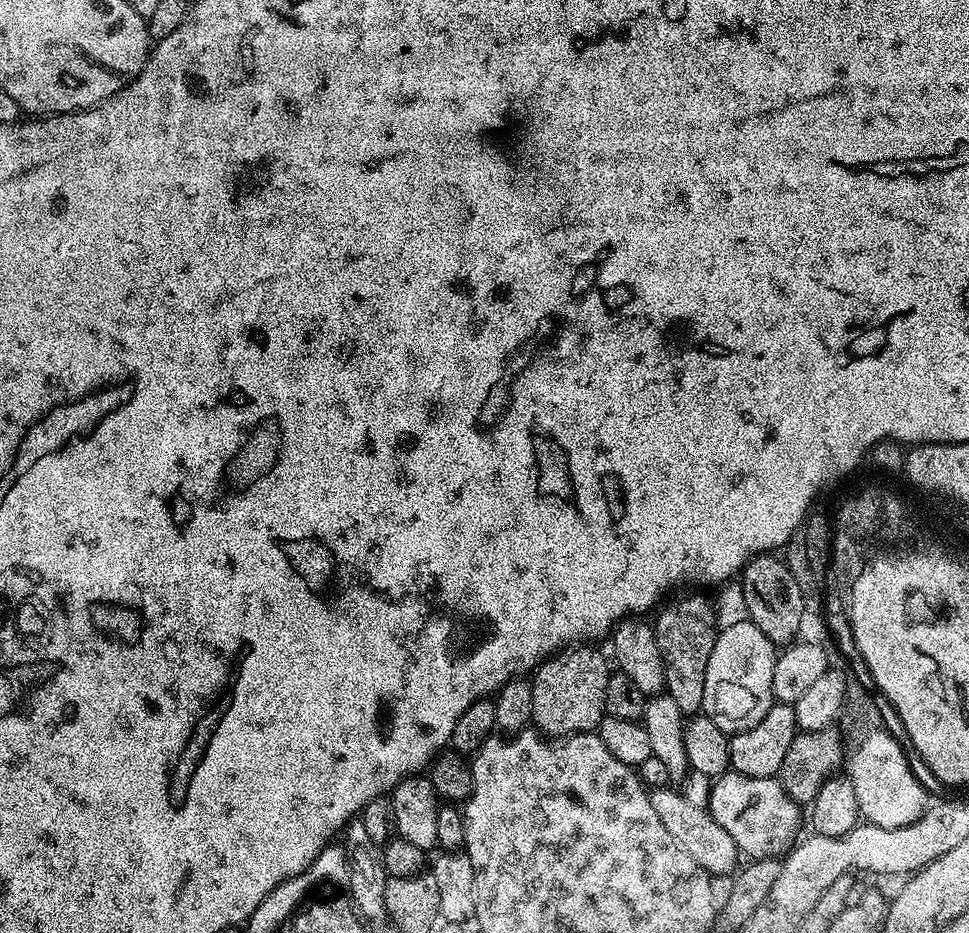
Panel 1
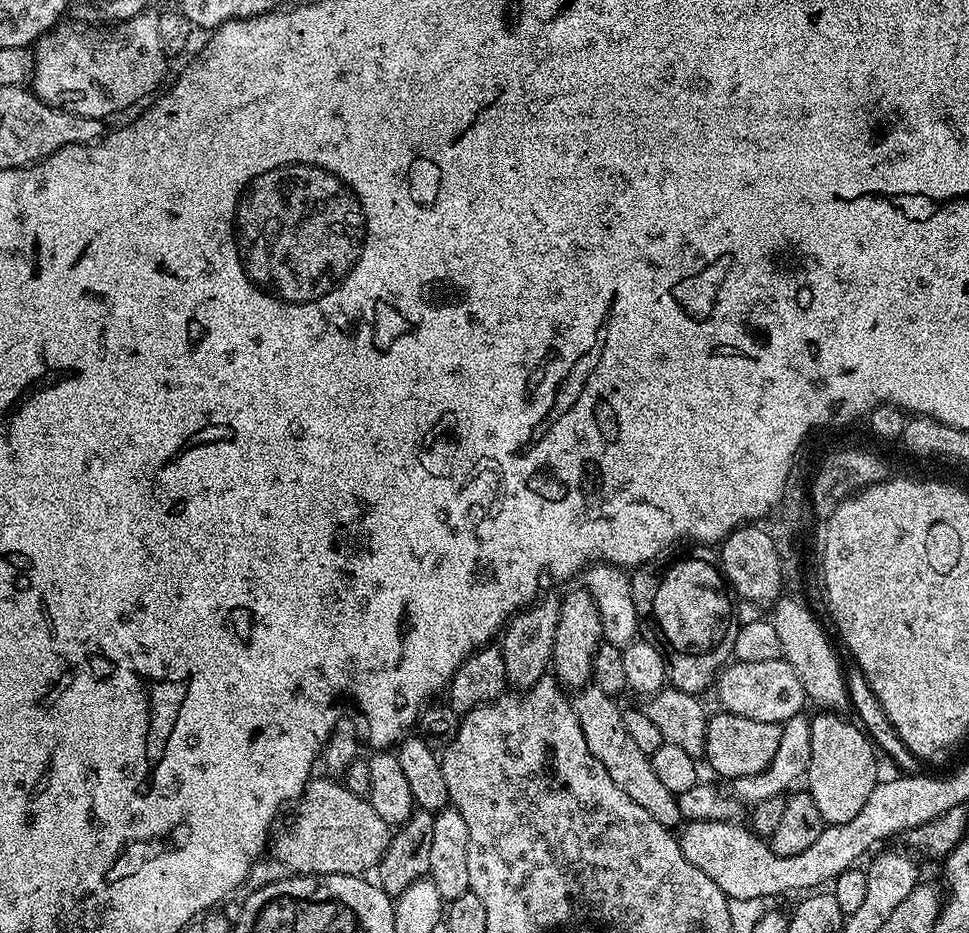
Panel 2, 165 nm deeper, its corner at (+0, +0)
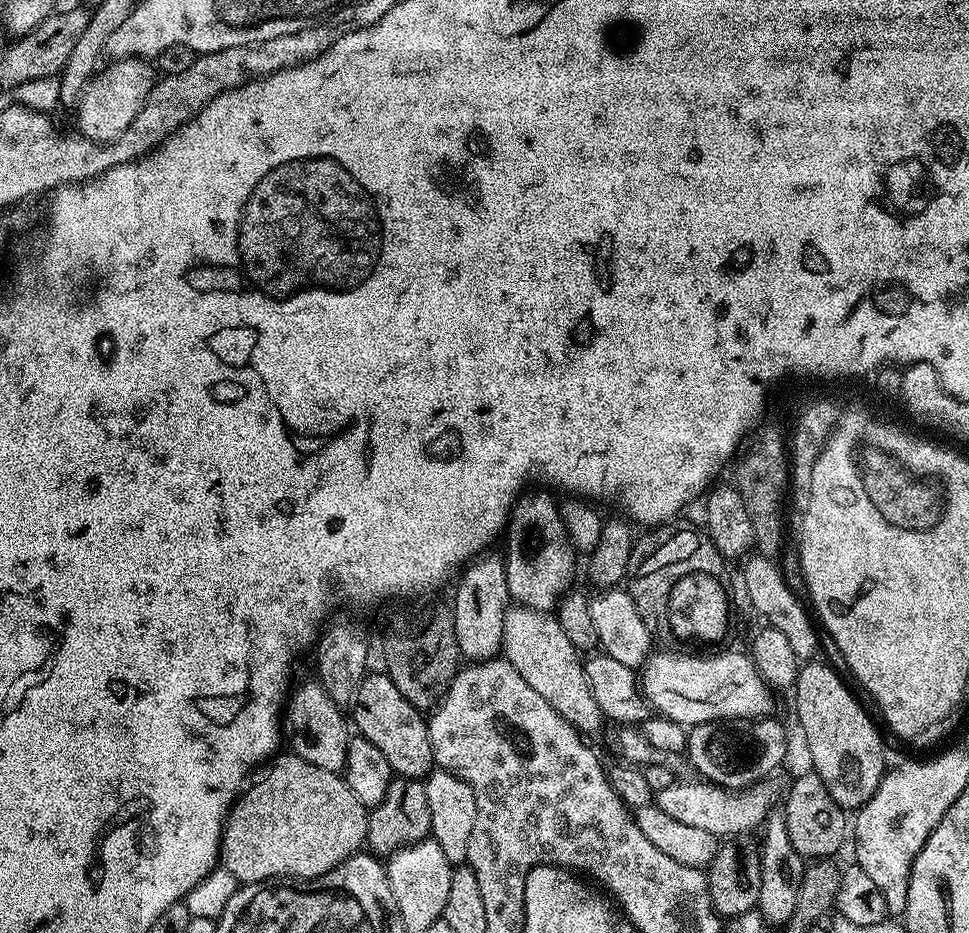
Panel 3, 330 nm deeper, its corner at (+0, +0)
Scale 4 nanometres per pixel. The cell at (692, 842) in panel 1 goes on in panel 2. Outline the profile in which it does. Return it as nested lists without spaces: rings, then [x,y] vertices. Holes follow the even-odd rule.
[[[585,686],[575,693],[572,708],[582,726],[586,746],[590,746],[590,754],[594,754],[594,758],[598,758],[602,766],[606,766],[606,774],[614,778],[614,786],[626,790],[626,794],[630,794],[630,798],[634,798],[634,802],[638,802],[638,806],[642,806],[642,810],[646,810],[646,814],[650,814],[654,822],[658,822],[663,828],[675,829],[682,820],[677,793],[666,790],[666,786],[658,782],[652,757],[642,754],[641,748],[630,739],[630,734],[626,734],[624,714],[621,705],[616,703],[613,697],[595,686]]]

